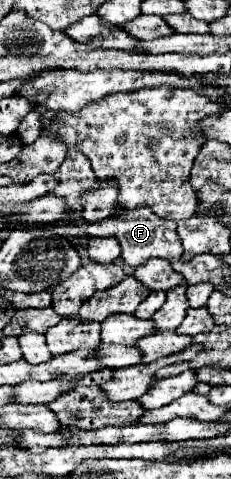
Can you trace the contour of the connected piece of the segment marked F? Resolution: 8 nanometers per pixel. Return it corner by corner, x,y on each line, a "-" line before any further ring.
133,209
133,211
123,211
119,217
115,219
103,219
97,223
89,223
85,225
85,237
93,239
93,237
115,237
121,245
121,257
125,261
125,265
129,267
139,267
141,263
147,263
153,257
161,257
161,259
179,259
181,257
181,239
177,235
177,223
175,221
167,221
157,217
153,211
149,209

